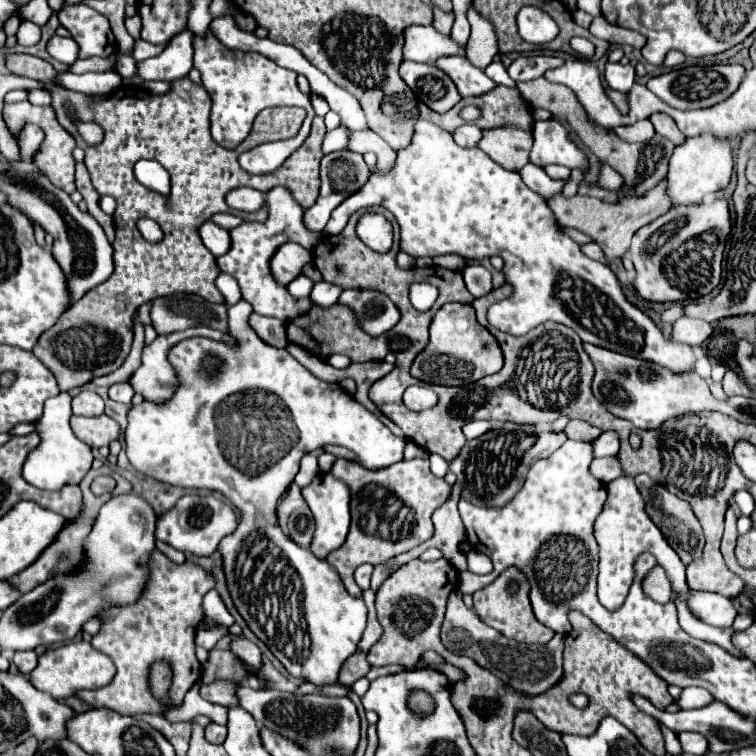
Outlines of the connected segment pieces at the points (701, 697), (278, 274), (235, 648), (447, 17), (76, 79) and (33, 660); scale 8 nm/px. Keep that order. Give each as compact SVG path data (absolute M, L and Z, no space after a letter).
M691 686L691 688L683 688L683 692L677 700L677 706L681 710L691 710L691 708L701 708L709 702L713 702L713 696L709 696L709 692L705 692L703 688Z
M287 242L287 244L279 246L279 250L273 254L269 268L271 268L275 282L281 286L287 286L291 280L295 280L301 274L303 264L307 264L311 260L313 260L311 250L295 244L295 242Z
M235 638L235 640L231 640L231 648L229 648L239 660L243 660L245 664L249 664L253 670L255 670L255 674L259 674L261 672L261 650L253 644L253 642L249 642L247 638Z
M433 8L433 28L445 36L449 36L451 32L451 24L453 24L453 12L445 14L439 8Z
M63 72L59 76L59 82L65 86L65 88L71 88L71 90L77 90L77 92L83 92L83 94L113 94L119 86L121 86L121 76L117 72L103 72L103 74L97 74L97 72L89 72L89 74L73 74L73 72Z
M15 652L13 662L19 668L19 672L29 674L37 666L37 654L35 652Z

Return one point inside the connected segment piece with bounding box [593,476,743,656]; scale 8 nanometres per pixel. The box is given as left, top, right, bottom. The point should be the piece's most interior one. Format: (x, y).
(624, 530)

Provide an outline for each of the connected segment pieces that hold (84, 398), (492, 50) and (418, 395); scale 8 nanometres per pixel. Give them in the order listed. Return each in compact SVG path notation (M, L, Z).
M81 392L71 402L72 414L77 416L101 416L103 400L95 392Z
M469 8L467 16L472 26L472 33L468 40L468 60L479 70L485 70L489 62L493 62L493 58L499 54L495 32L493 26L485 18L477 16L473 8Z
M409 386L403 394L403 402L409 410L427 410L437 404L437 394L425 386Z

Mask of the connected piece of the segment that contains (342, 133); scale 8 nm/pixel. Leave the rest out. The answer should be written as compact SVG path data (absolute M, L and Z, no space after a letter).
M339 126L339 128L335 128L335 130L329 130L329 132L325 134L325 140L323 140L323 152L329 154L329 152L333 152L333 150L345 148L345 144L347 144L347 134L349 134L349 130L347 130L345 126Z

